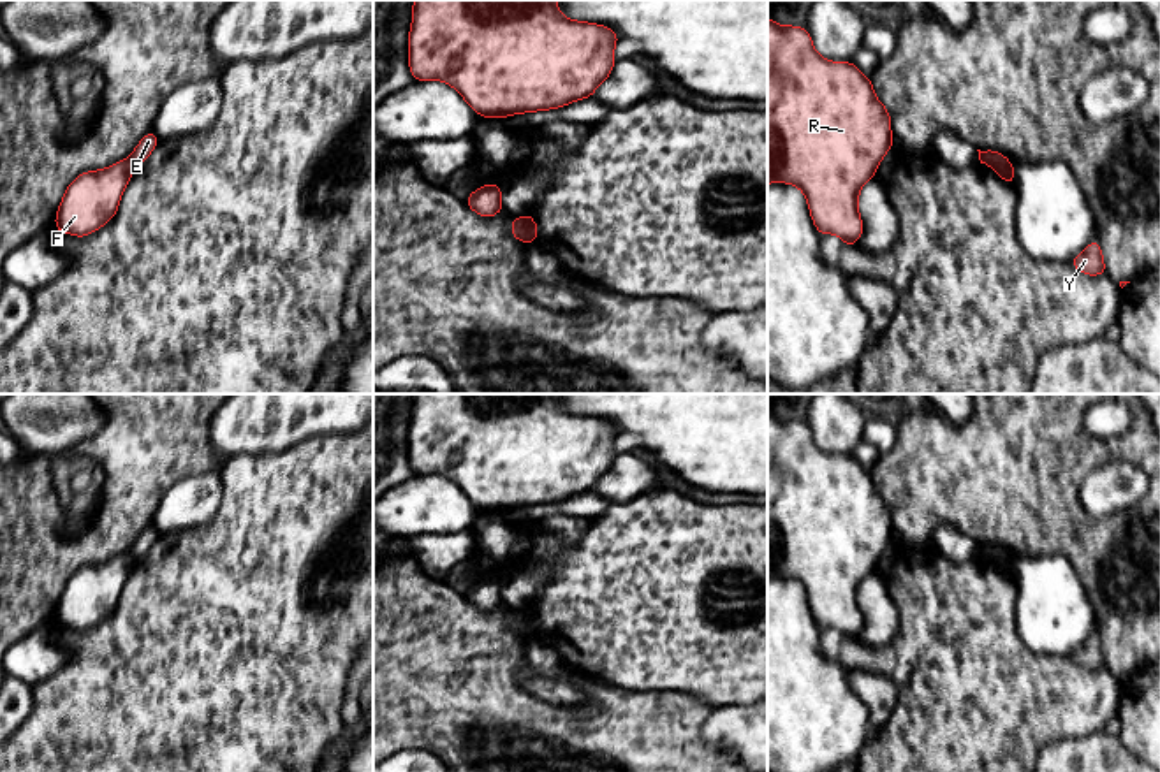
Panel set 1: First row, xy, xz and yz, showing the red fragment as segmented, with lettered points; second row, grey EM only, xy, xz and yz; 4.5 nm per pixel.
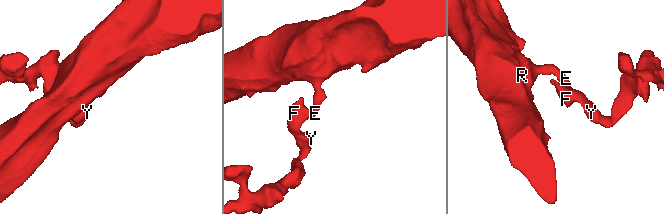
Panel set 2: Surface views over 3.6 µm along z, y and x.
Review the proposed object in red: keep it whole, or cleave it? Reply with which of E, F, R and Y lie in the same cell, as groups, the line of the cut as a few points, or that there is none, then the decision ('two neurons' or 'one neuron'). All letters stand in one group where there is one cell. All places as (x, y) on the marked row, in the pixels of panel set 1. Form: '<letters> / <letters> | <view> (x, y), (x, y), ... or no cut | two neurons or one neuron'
E R / F Y | xz (521, 217), (530, 243) | two neurons

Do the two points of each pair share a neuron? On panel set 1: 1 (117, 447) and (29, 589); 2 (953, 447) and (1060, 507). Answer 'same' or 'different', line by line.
1: same
2: same

